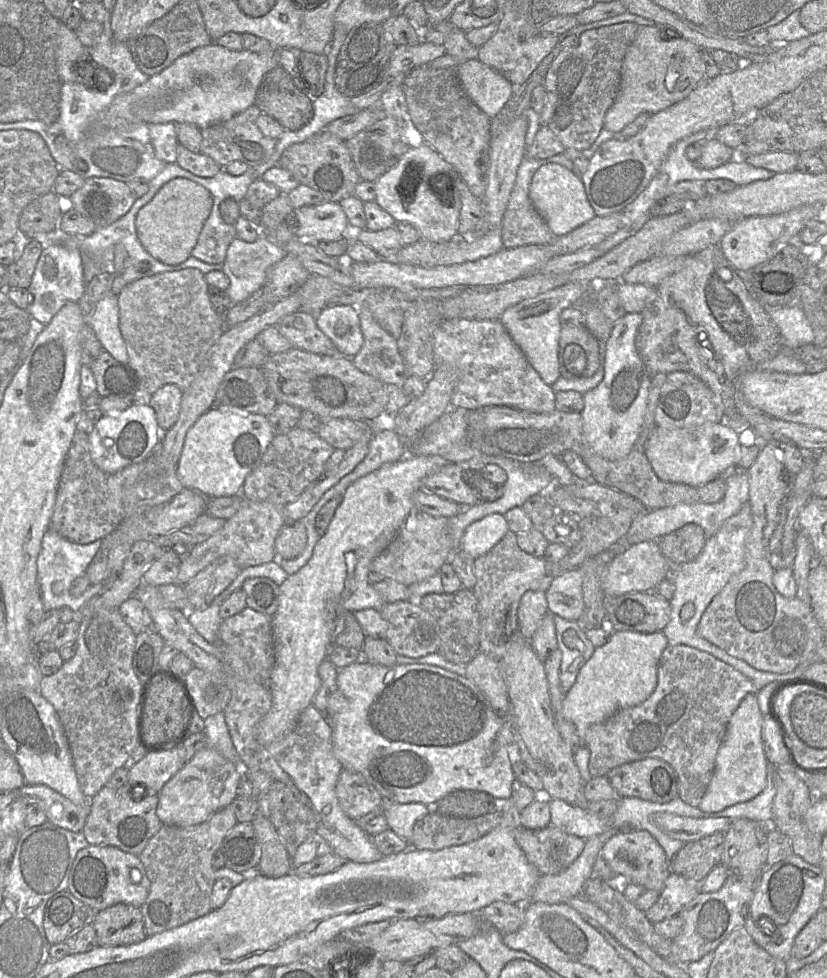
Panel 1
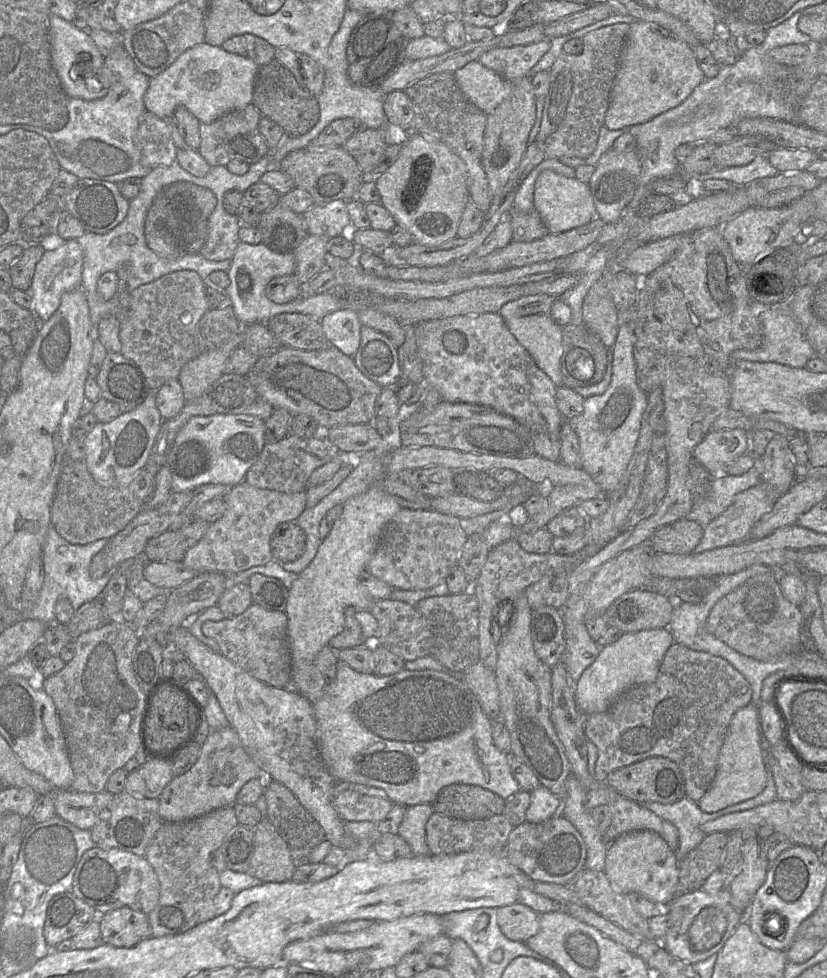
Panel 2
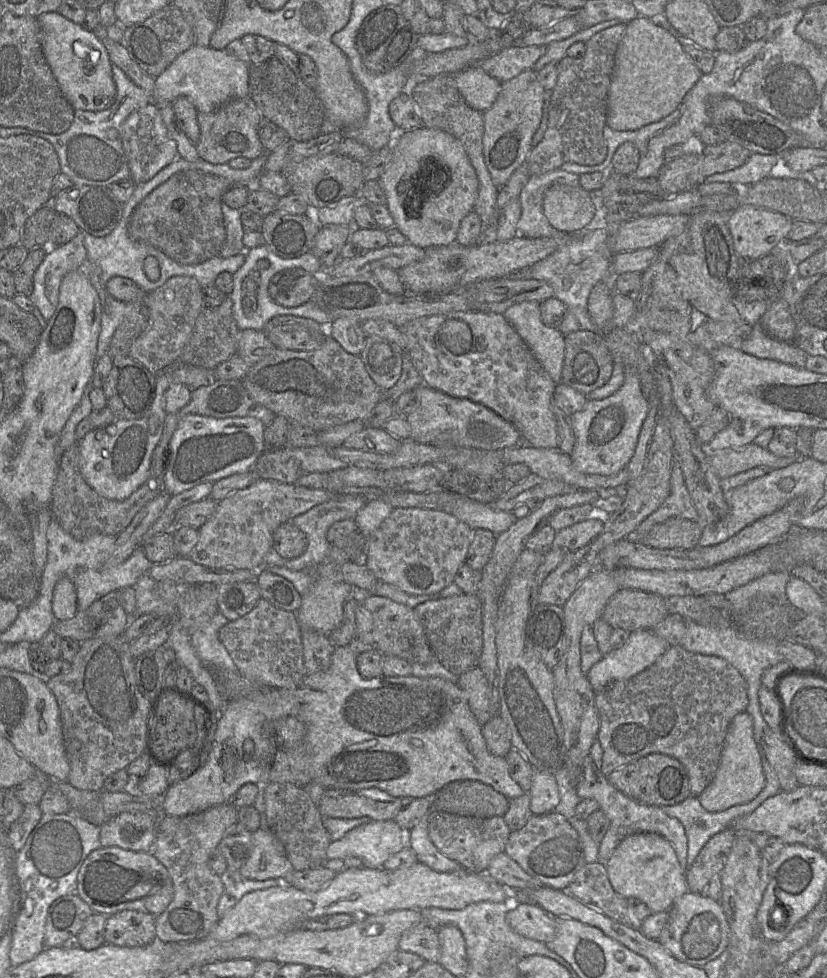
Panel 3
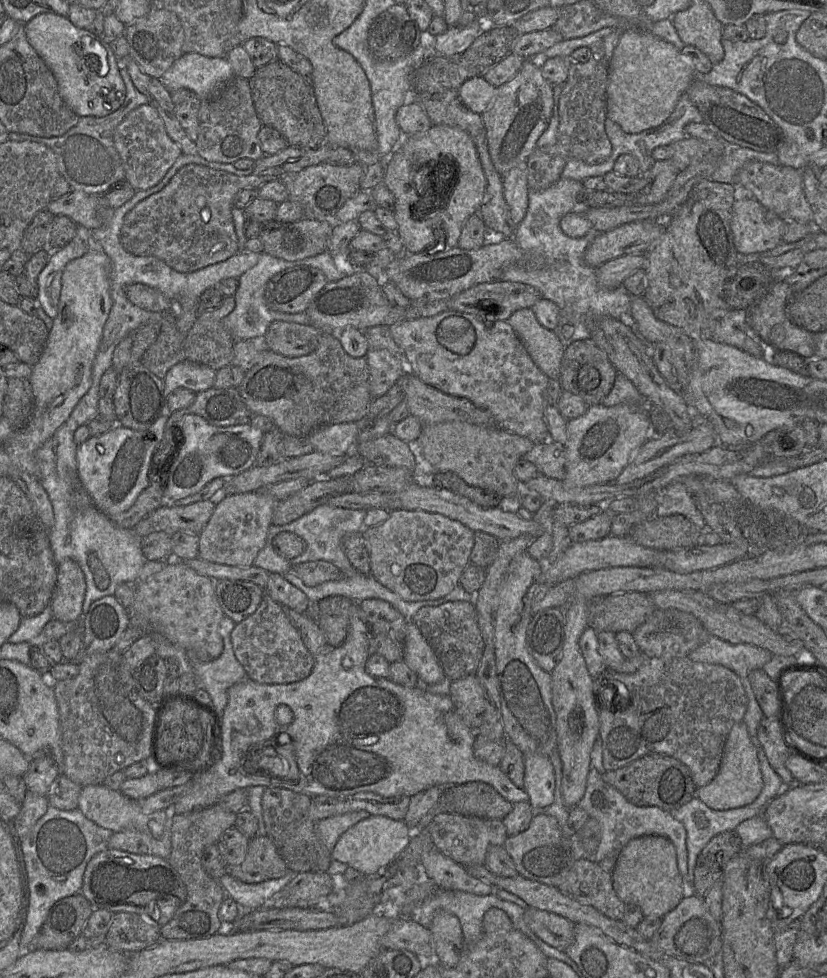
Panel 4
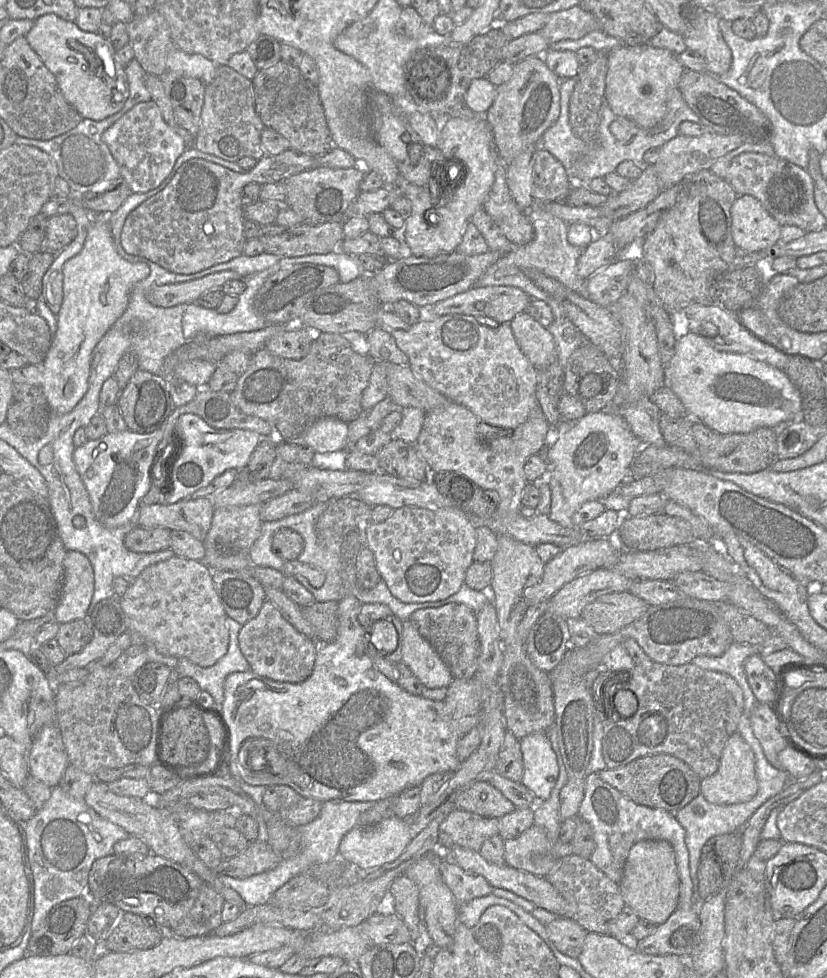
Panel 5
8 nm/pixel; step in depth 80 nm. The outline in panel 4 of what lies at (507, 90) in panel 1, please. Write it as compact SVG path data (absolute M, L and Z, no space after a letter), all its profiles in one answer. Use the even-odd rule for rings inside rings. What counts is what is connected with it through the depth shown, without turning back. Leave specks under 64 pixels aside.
M483 76L467 79L457 90L462 103L471 111L482 114L496 95L497 87L488 83Z

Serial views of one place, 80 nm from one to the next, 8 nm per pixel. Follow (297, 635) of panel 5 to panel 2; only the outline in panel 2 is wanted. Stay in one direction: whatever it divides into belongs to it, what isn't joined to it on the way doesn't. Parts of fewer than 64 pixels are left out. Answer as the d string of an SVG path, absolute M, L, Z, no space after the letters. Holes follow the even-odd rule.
M252 604L241 615L218 622L205 622L202 632L214 639L220 653L255 679L277 688L291 688L292 665L285 612L266 610Z

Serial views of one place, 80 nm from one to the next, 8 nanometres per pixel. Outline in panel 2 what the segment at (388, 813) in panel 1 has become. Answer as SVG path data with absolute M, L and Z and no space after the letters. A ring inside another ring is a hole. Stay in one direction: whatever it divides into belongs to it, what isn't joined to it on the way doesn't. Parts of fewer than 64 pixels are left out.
M430 803L412 805L406 808L397 835L410 846L412 854L417 856L432 855L426 841L426 823L433 813Z

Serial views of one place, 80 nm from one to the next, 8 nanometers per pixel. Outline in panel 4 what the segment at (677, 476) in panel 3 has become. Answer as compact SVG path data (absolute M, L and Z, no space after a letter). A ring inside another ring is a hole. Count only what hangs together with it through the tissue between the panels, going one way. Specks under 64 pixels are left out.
M683 480L673 482L660 492L655 516L666 517L670 515L682 515L700 530L707 529L703 515Z

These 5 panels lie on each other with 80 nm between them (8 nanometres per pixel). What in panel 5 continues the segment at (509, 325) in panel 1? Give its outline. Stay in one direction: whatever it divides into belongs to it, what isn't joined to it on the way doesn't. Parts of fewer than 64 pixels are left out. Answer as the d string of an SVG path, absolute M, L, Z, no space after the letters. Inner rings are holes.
M526 311L516 315L510 326L522 352L537 371L558 359L553 335Z

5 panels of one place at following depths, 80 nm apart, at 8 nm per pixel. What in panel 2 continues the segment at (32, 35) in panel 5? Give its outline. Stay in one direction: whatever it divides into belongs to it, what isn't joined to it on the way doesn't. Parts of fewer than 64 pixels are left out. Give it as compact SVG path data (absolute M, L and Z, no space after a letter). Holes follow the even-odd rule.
M50 14L49 22L52 64L66 95L69 98L79 98L87 101L104 97L108 89L103 88L96 78L91 78L91 72L92 76L95 76L98 70L104 66L105 57L103 57L93 39L89 36L88 30L78 29L72 22L56 15ZM79 62L84 63L86 68L83 70L77 68L75 71ZM90 78L91 82L89 81Z

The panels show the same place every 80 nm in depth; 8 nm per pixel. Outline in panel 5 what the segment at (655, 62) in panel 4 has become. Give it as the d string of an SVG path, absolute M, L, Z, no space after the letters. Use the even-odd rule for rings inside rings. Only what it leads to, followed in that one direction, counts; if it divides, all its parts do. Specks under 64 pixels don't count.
M649 44L637 46L620 45L608 52L608 70L606 74L605 99L617 116L627 118L638 127L646 129L655 126L663 119L667 111L667 102L672 91L678 87L686 69L671 51L652 47Z

